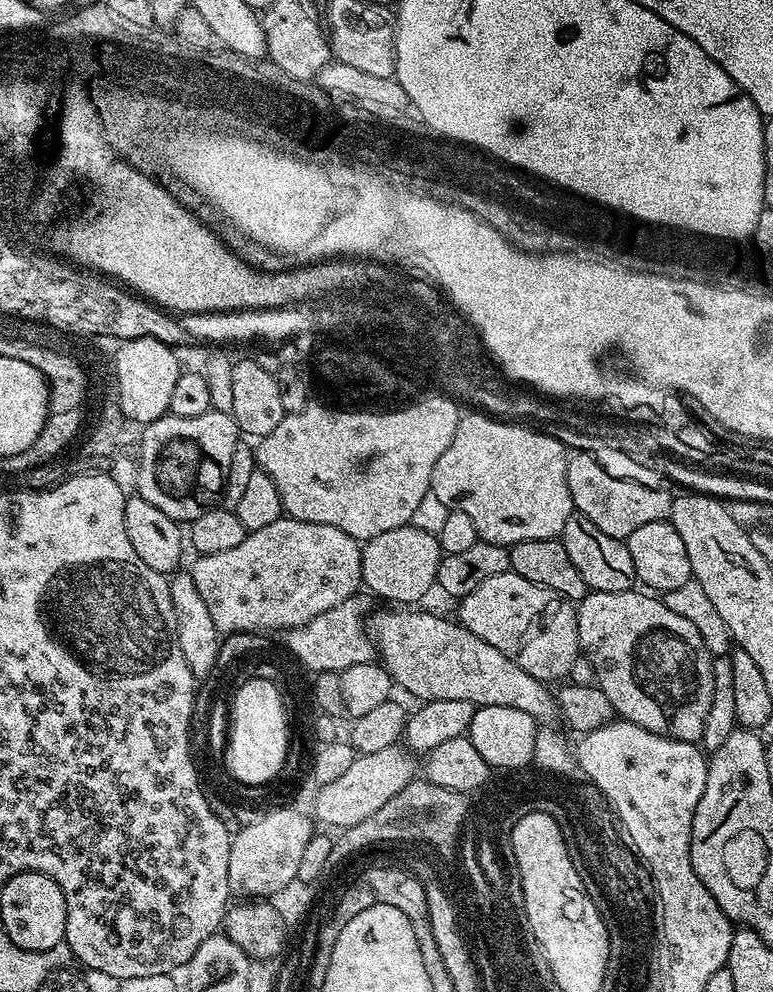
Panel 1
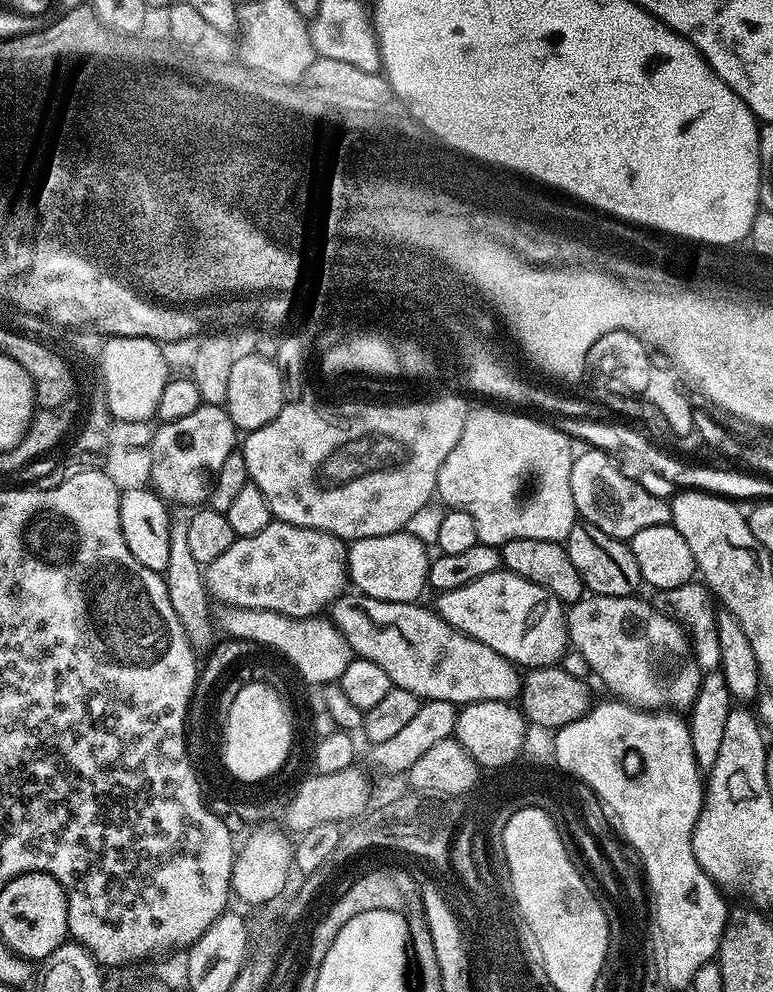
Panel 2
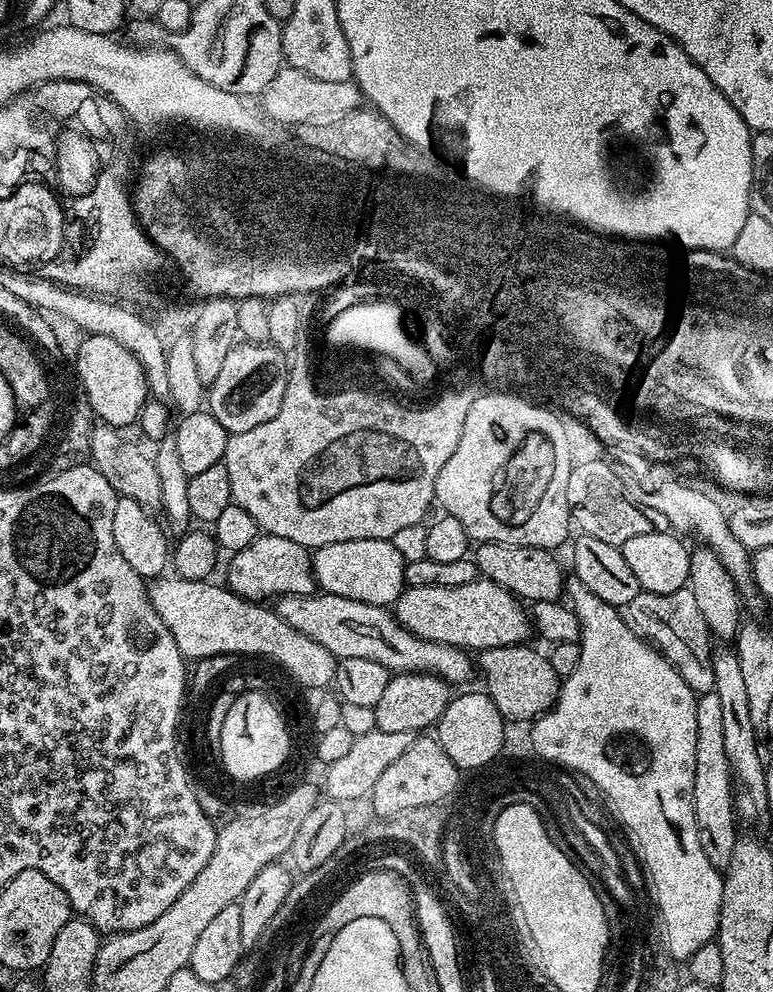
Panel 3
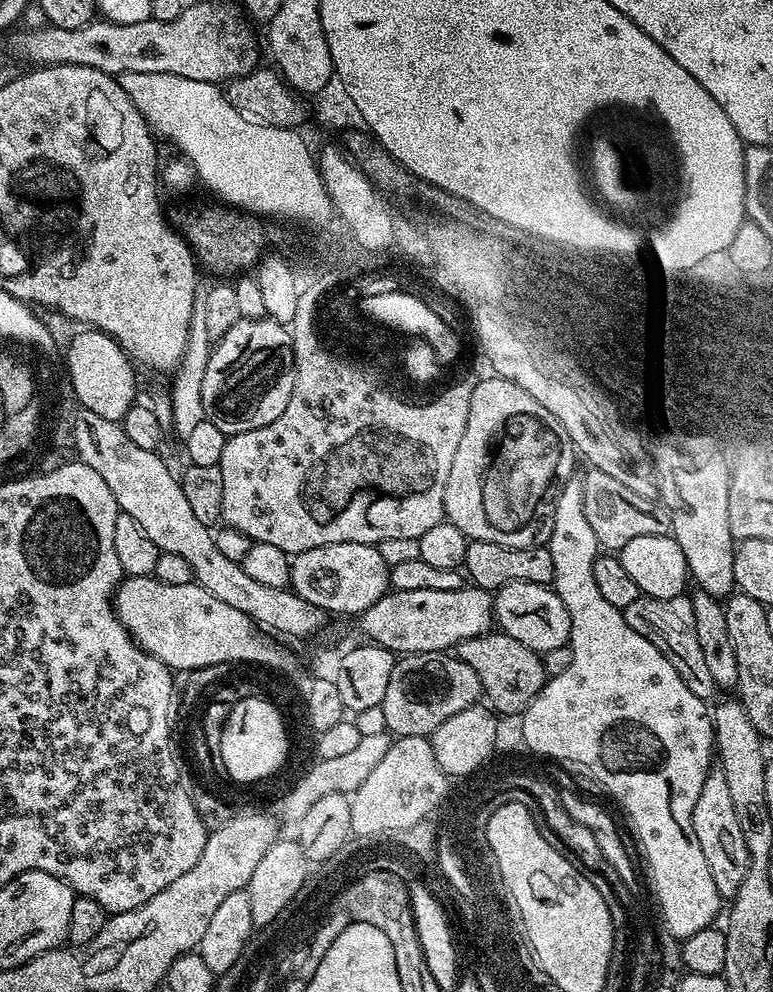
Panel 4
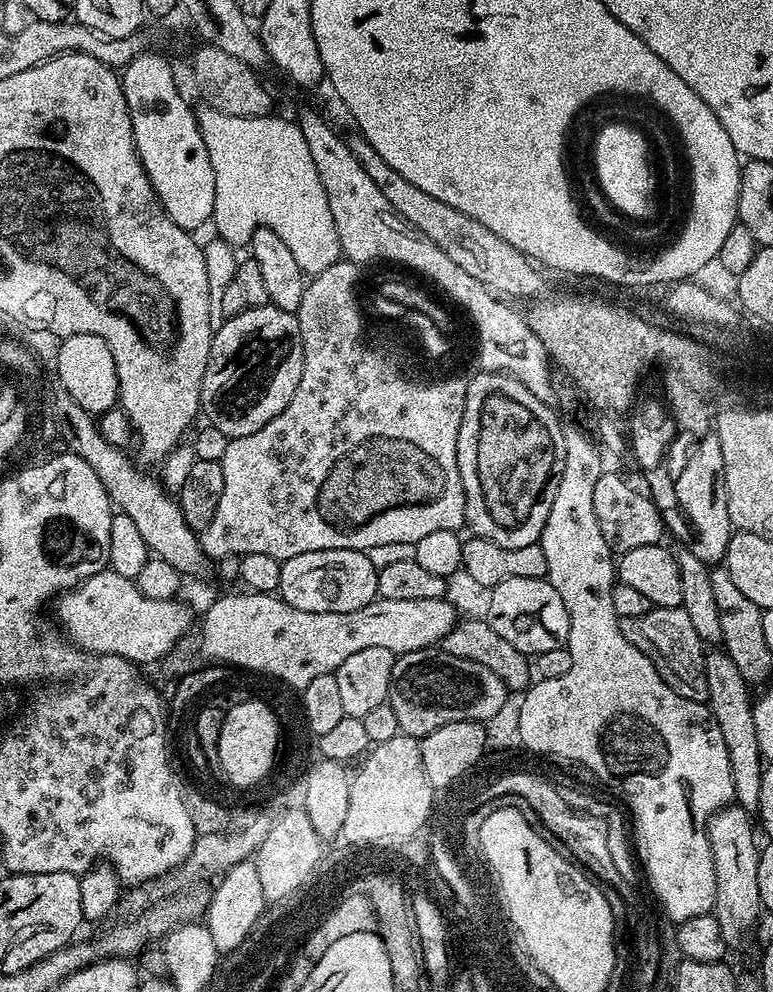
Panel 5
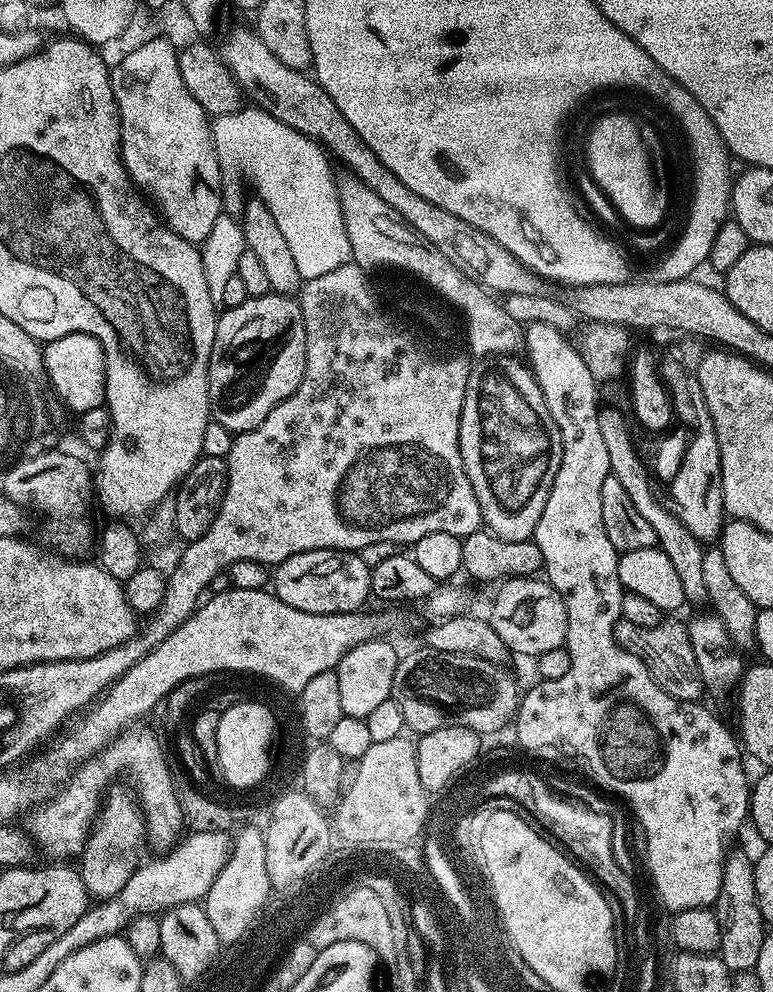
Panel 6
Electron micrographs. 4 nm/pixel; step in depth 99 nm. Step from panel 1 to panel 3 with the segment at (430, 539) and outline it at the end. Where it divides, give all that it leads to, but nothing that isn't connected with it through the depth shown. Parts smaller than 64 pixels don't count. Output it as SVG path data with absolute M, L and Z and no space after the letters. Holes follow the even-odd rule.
M374 538L327 544L315 549L312 557L312 572L316 576L321 593L329 592L342 598L354 598L358 602L370 602L385 606L395 605L397 598L406 587L404 565L402 554L398 554L398 550L394 548L391 540L375 540Z

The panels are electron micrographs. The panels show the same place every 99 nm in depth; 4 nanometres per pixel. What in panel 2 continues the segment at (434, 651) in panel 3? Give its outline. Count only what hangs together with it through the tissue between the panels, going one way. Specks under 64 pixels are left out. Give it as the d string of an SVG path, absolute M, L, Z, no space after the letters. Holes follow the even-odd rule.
M345 594L330 605L330 620L359 659L382 666L392 687L410 690L421 701L448 700L463 706L483 700L517 699L522 683L517 665L490 646L454 630L429 607L420 606Z

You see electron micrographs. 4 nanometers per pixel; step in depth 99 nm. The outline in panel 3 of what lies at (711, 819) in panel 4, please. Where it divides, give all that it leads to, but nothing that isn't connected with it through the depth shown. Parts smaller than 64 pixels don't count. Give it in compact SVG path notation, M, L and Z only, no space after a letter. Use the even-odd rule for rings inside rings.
M716 691L703 693L696 702L698 742L694 742L694 818L698 826L698 842L706 850L706 858L718 869L725 869L734 854L738 839L737 811L734 809L734 778L726 758L726 738L722 723L722 705Z

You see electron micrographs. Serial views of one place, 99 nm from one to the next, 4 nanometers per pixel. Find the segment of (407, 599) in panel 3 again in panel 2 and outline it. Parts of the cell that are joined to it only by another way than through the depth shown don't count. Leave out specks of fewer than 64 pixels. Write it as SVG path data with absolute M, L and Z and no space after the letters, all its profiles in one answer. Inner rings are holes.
M501 570L482 574L466 586L446 590L435 597L436 615L454 630L490 646L502 658L521 669L550 668L559 665L569 651L568 621L565 605L554 594L518 574Z

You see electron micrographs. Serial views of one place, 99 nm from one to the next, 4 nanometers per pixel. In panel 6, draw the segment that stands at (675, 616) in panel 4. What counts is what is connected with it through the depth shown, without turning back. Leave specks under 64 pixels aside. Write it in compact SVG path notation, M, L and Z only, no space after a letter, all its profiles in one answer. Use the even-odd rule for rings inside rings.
M623 618L617 619L612 631L616 644L622 646L634 658L638 658L646 666L648 673L670 694L679 700L693 702L701 699L700 695L706 692L704 679L698 670L698 658L694 658L694 650L690 647L690 636L687 627L679 624L676 618L665 619L663 624L647 628L646 626L634 626L634 622L626 622Z

